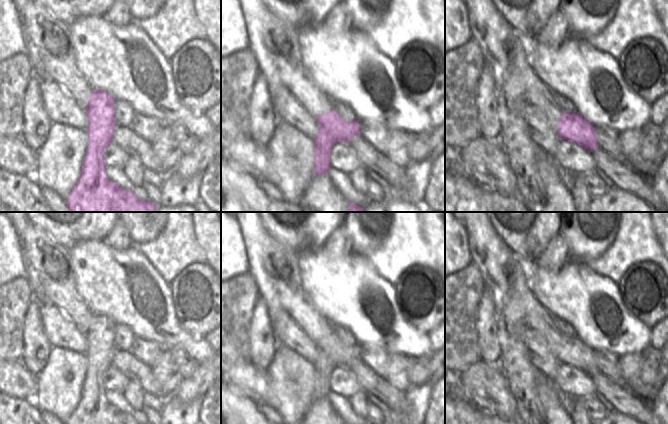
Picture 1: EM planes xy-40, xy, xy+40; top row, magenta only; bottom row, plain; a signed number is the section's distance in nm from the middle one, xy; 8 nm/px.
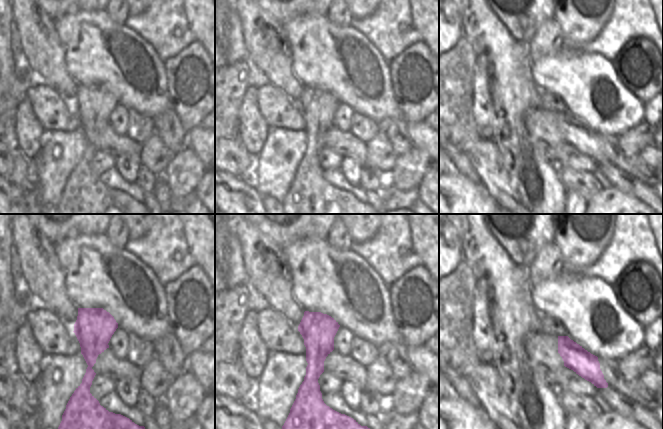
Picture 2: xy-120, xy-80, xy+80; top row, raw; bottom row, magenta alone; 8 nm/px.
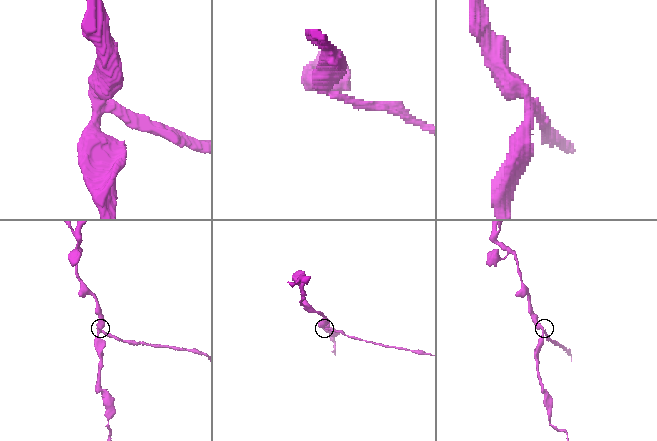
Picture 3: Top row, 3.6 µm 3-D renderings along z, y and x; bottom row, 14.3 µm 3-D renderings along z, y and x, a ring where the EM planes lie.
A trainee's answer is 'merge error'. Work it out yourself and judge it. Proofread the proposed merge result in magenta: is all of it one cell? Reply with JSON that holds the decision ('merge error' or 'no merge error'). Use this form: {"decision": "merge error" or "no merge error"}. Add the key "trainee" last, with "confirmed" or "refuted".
{"decision": "merge error", "trainee": "confirmed"}

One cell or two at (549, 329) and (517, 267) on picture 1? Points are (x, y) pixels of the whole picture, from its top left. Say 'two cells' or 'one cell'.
one cell

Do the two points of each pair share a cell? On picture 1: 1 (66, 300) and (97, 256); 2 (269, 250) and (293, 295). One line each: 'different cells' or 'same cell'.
1: different cells
2: same cell

